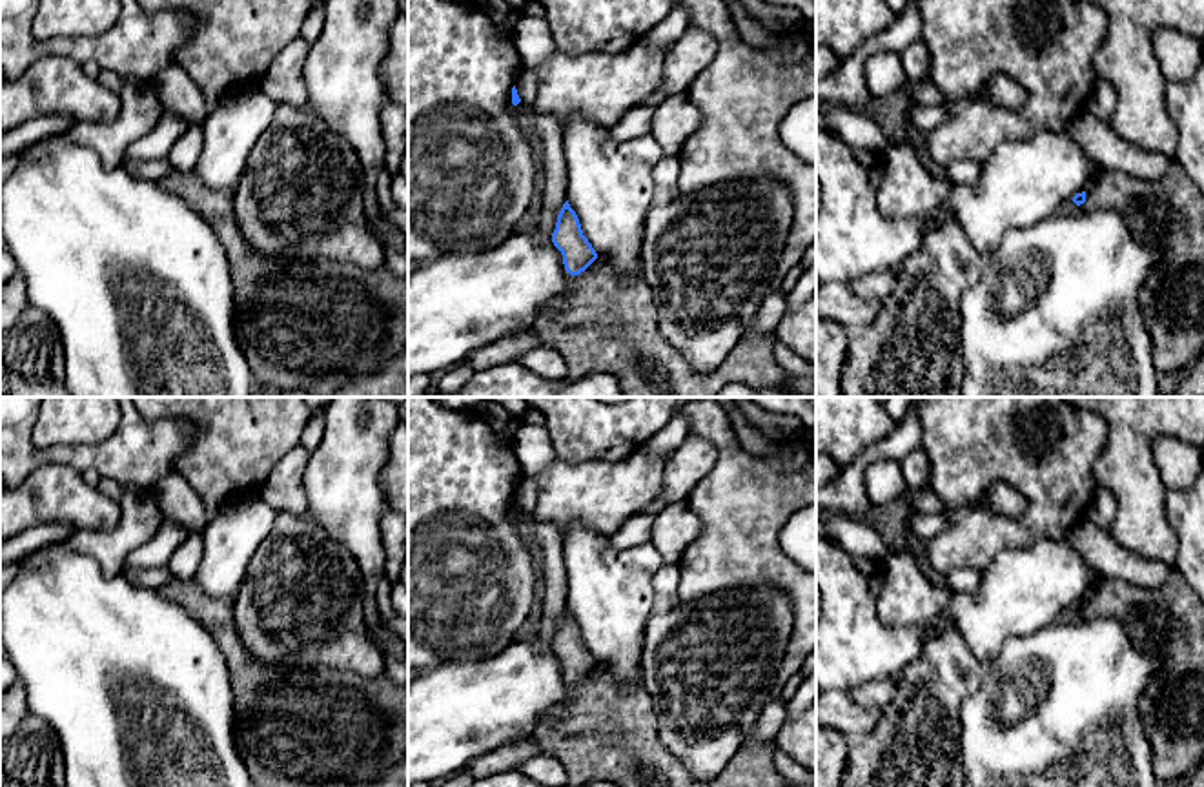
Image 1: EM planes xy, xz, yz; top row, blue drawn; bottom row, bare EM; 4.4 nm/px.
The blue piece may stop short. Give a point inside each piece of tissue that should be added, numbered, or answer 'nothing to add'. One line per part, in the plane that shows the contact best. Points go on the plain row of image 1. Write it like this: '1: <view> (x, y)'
1: yz (1170, 620)

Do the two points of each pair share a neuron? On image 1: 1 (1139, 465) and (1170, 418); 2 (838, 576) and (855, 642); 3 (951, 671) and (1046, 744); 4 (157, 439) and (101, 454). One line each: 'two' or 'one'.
1: one
2: one
3: two
4: one

